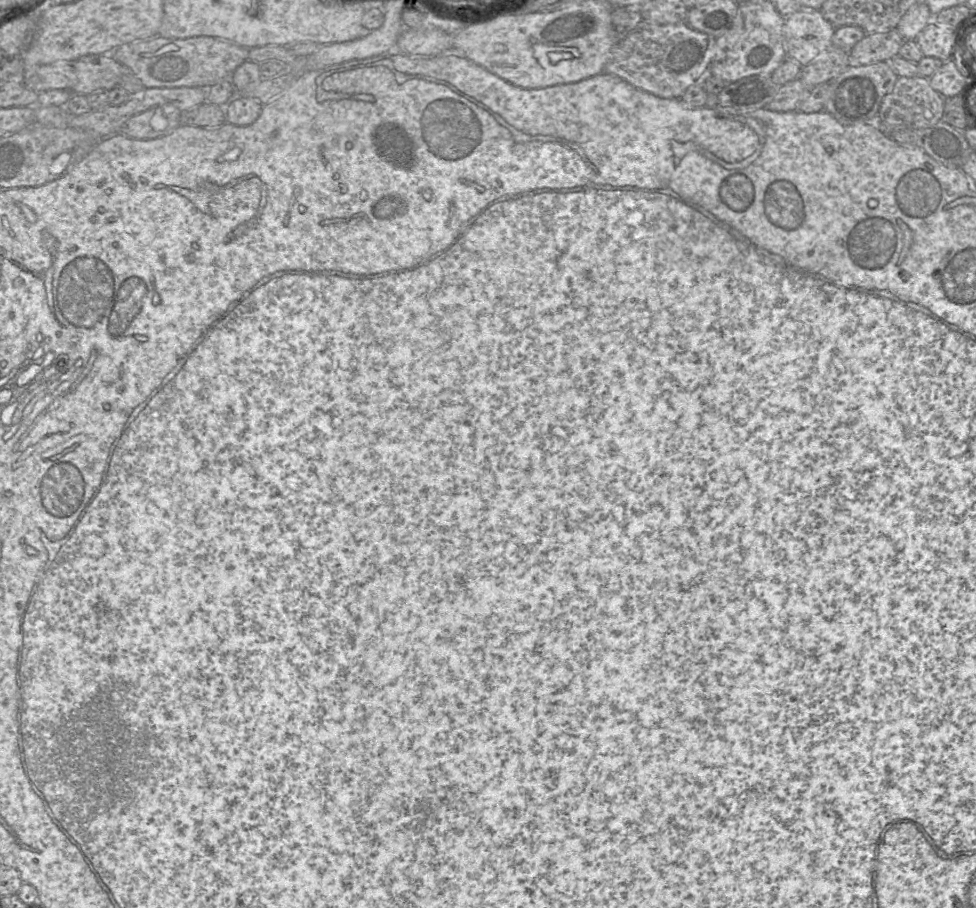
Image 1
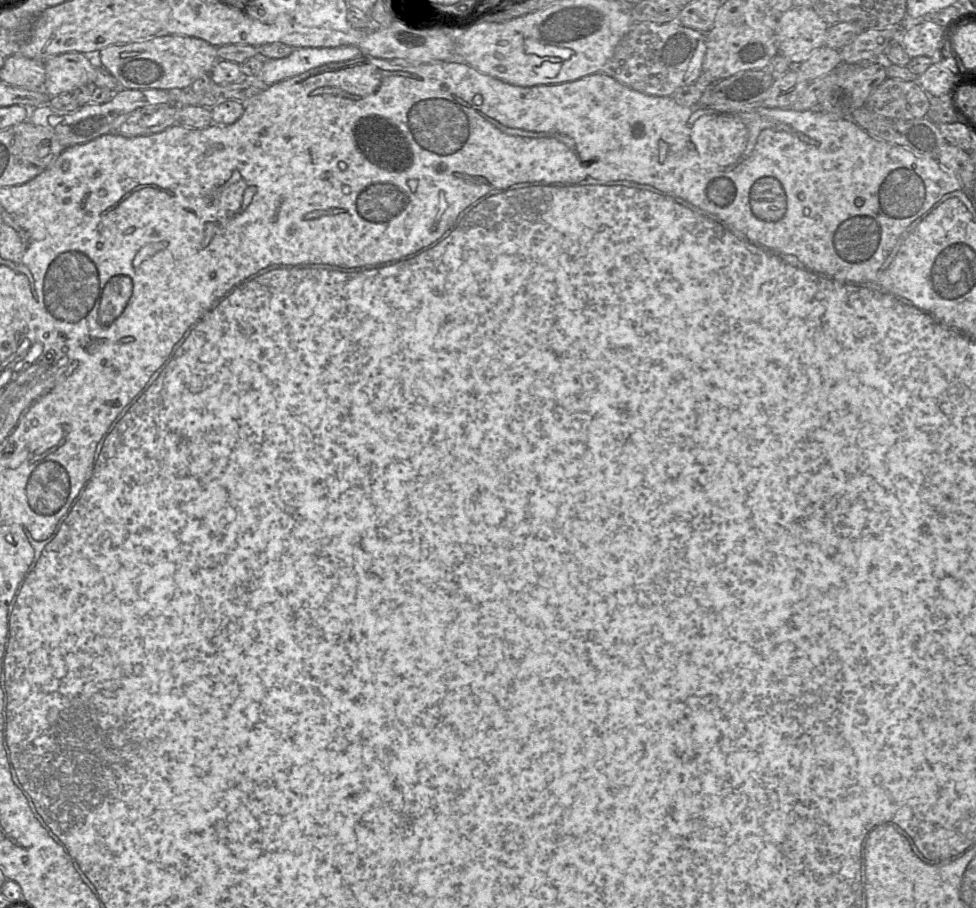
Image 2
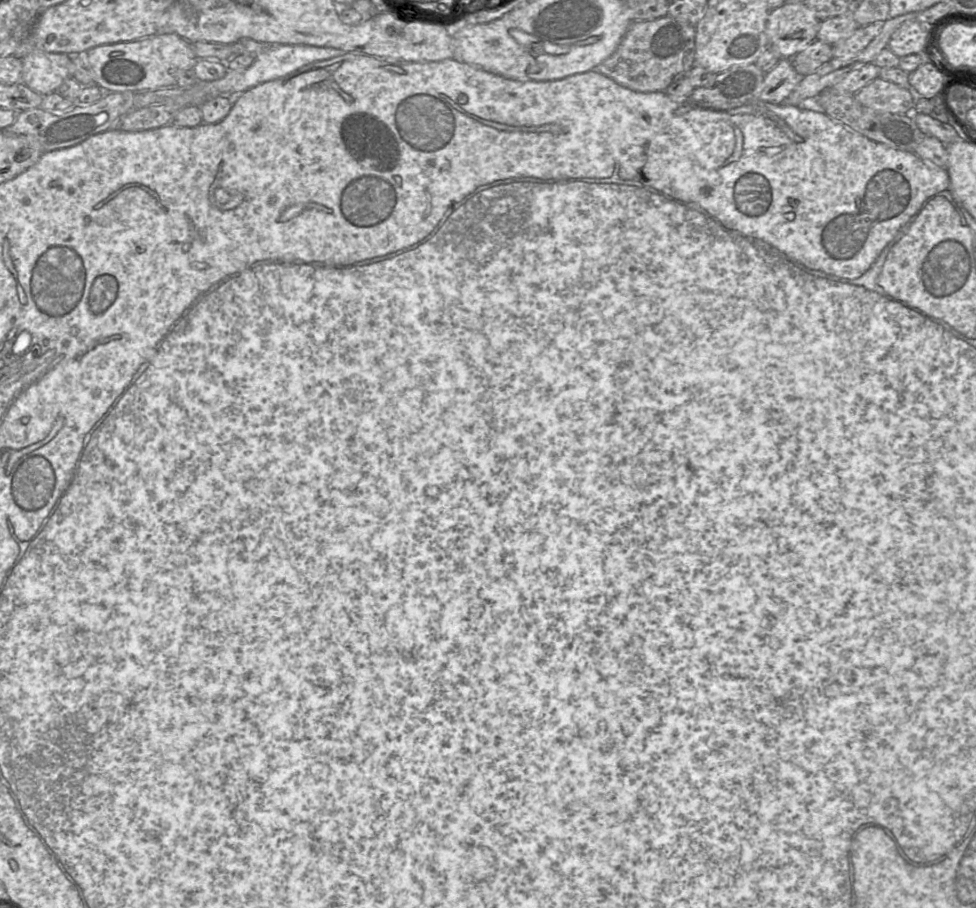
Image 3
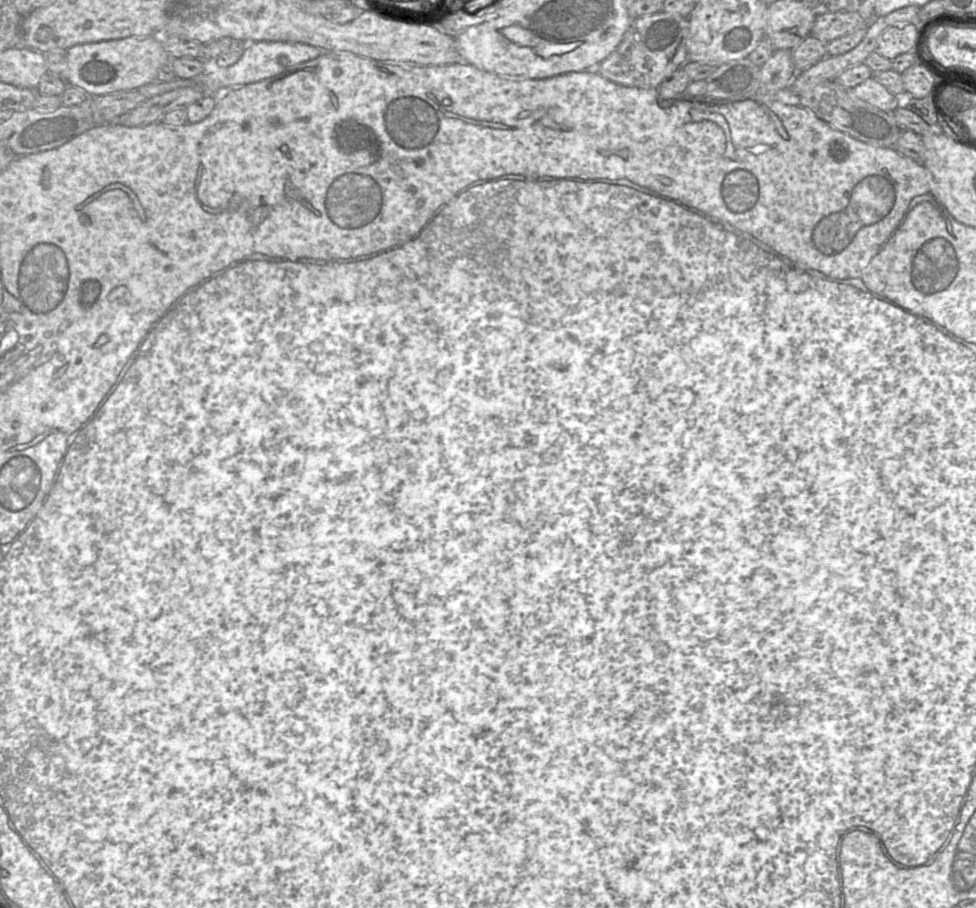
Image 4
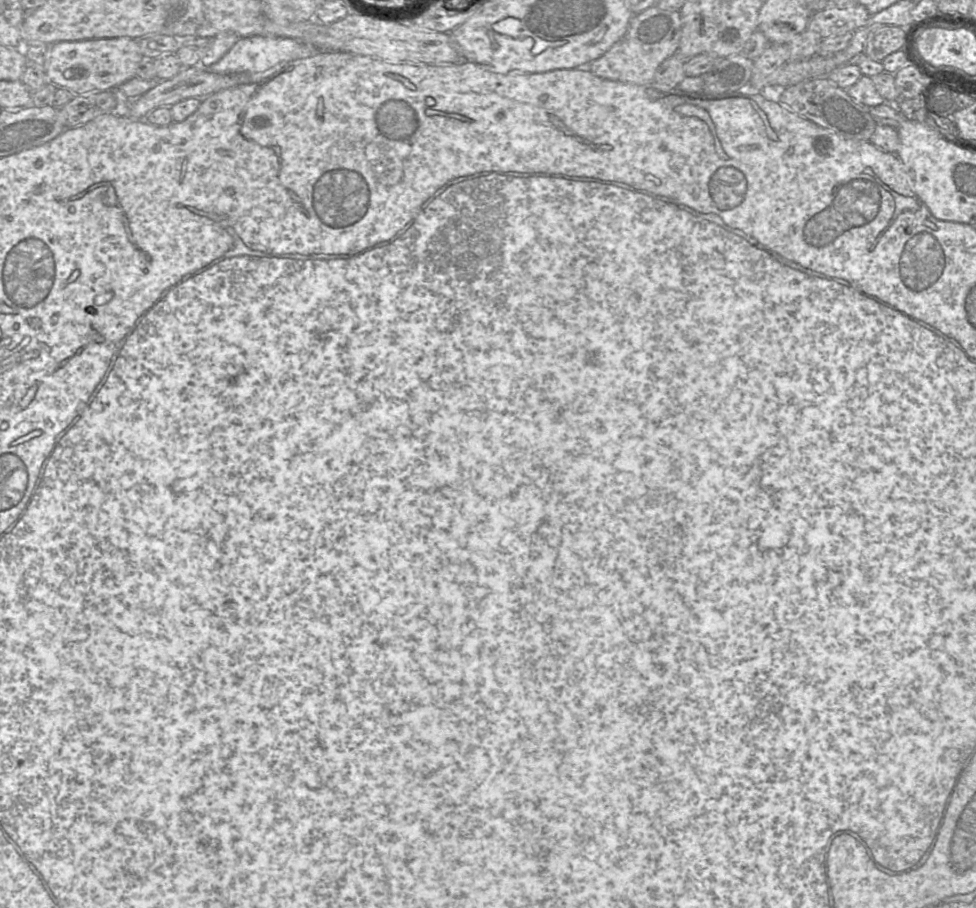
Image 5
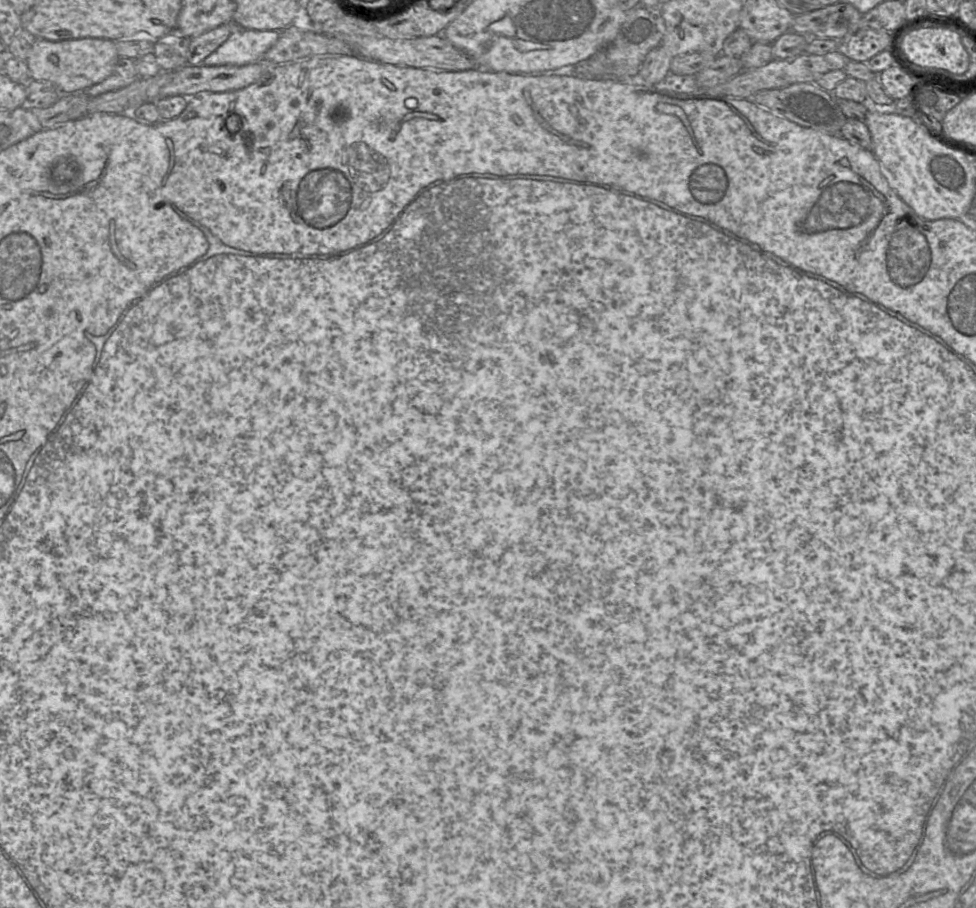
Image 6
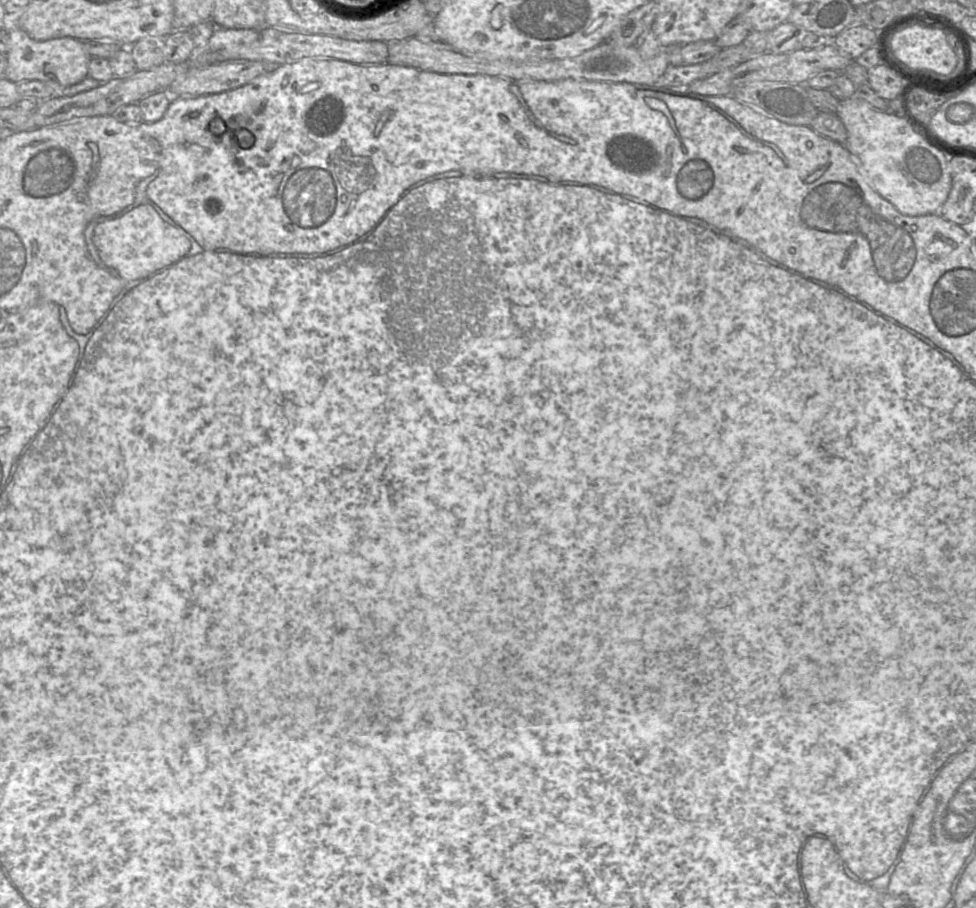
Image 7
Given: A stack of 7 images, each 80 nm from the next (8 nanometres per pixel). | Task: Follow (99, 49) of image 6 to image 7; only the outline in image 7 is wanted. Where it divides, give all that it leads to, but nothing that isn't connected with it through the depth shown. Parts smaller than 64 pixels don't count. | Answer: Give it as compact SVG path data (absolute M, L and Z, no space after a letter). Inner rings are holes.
M16 19L13 20L12 26L4 28L3 32L6 34L4 55L7 59L4 77L11 82L39 80L71 86L88 76L91 57L87 52L86 42L71 37L37 41L16 24Z

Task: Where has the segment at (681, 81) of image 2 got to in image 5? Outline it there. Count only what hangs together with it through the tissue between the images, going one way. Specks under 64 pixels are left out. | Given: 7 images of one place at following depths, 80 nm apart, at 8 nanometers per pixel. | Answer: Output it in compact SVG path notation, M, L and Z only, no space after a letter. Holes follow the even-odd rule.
M654 5L635 14L625 35L605 54L583 68L587 68L599 78L624 84L649 86L659 65L667 58L678 54L681 33L680 12L664 10Z

